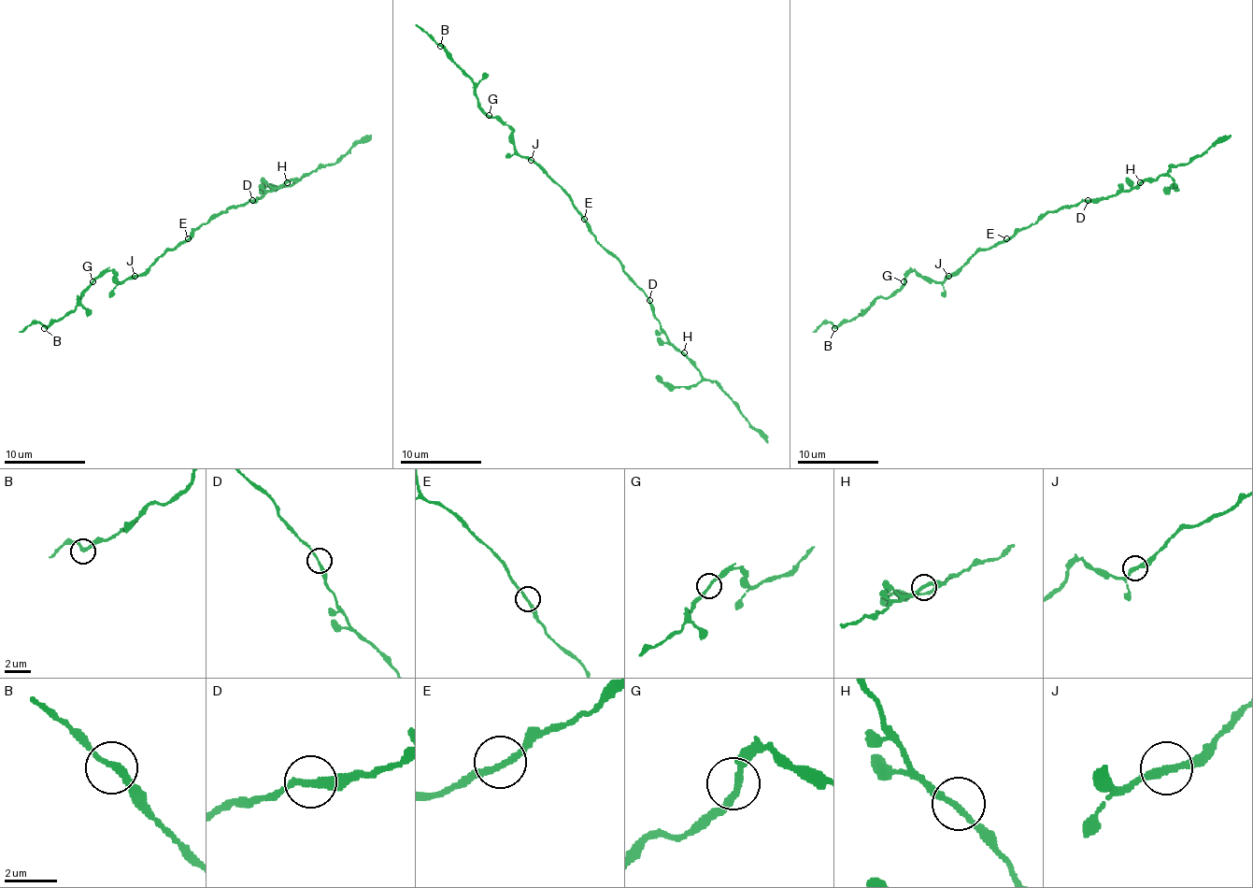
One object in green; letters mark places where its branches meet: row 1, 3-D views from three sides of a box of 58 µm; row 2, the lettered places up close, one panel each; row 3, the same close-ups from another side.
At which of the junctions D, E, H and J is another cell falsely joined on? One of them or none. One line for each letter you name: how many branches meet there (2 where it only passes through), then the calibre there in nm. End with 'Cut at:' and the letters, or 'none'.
Cut at: none

